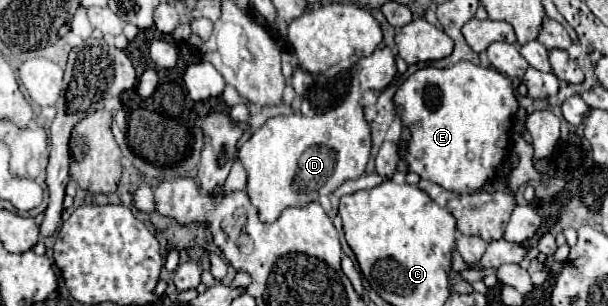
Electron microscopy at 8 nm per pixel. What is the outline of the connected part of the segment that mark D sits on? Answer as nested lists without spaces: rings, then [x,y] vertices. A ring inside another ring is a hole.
[[[375,49],[371,55],[359,59],[351,69],[351,81],[349,81],[349,91],[343,97],[343,101],[315,117],[305,117],[301,113],[291,113],[291,115],[277,115],[271,117],[259,131],[251,135],[249,141],[245,141],[239,149],[239,159],[245,165],[249,183],[247,183],[247,193],[253,201],[253,205],[259,209],[261,221],[275,221],[283,209],[287,207],[301,207],[309,201],[319,199],[319,195],[329,195],[335,191],[343,181],[347,179],[357,179],[365,173],[367,161],[369,161],[369,151],[371,151],[371,127],[367,127],[367,119],[363,119],[363,105],[361,105],[361,95],[371,89],[371,91],[381,91],[385,89],[395,73],[395,57],[391,49]]]

